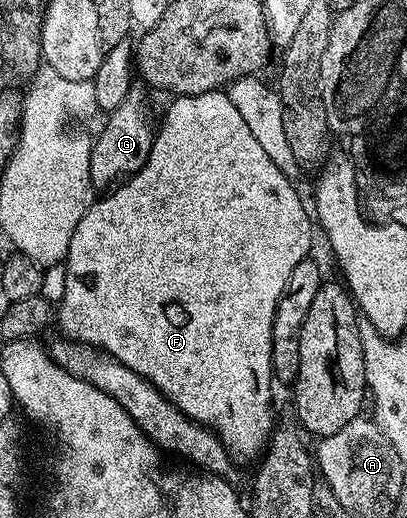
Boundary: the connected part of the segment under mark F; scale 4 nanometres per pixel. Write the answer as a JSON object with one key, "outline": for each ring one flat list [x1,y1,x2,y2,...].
{"outline":[[210,90,204,94,184,94,176,97,172,102,175,103,163,114,163,123,160,126,158,123,157,129,154,131,155,139,153,140,153,148,149,152,149,160,145,160,145,164,137,173,130,175,126,181,116,185,110,192,104,193,107,194,104,198,103,195,96,197,95,201,91,203,91,207,85,212,85,216,81,216,81,224,77,224,76,230,73,231,73,236,69,240,69,252,65,259,67,267,65,296,57,304,57,326,59,322,60,328,63,329,60,331,66,337,110,354,118,362,125,364,125,368,137,372,137,376,141,376,145,380,152,382,162,394,166,394,167,398,186,418,192,418,199,425,206,426,209,430,214,430,215,435,223,441,223,446,227,449,232,459,258,459,261,451,266,447,269,435,273,429,273,421,271,422,271,386,273,387,273,375,271,373,271,329,273,328,273,320,275,319,275,306,289,284,289,276,293,276,293,268,297,268,297,264,301,264,301,260,312,253,310,250,313,218,309,213,308,207,307,210,303,207,303,202,299,199,298,192,295,191,297,189,296,183,290,182,281,172,281,168,277,168,277,164,273,164,273,160,269,160,269,156,265,156,265,148,261,148,261,144,257,144,253,132,249,132,249,124,245,124,245,120,241,117,241,112,237,112,237,104,233,104,233,100,228,94,223,90]]}

